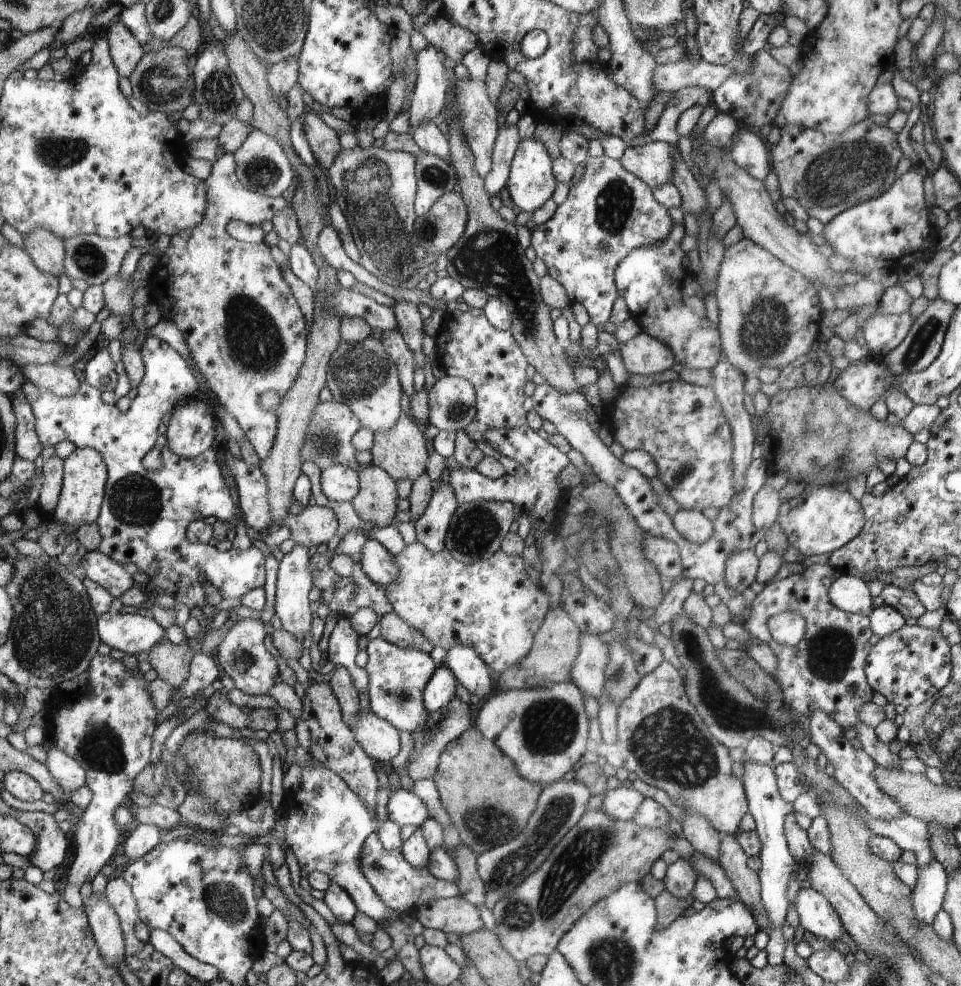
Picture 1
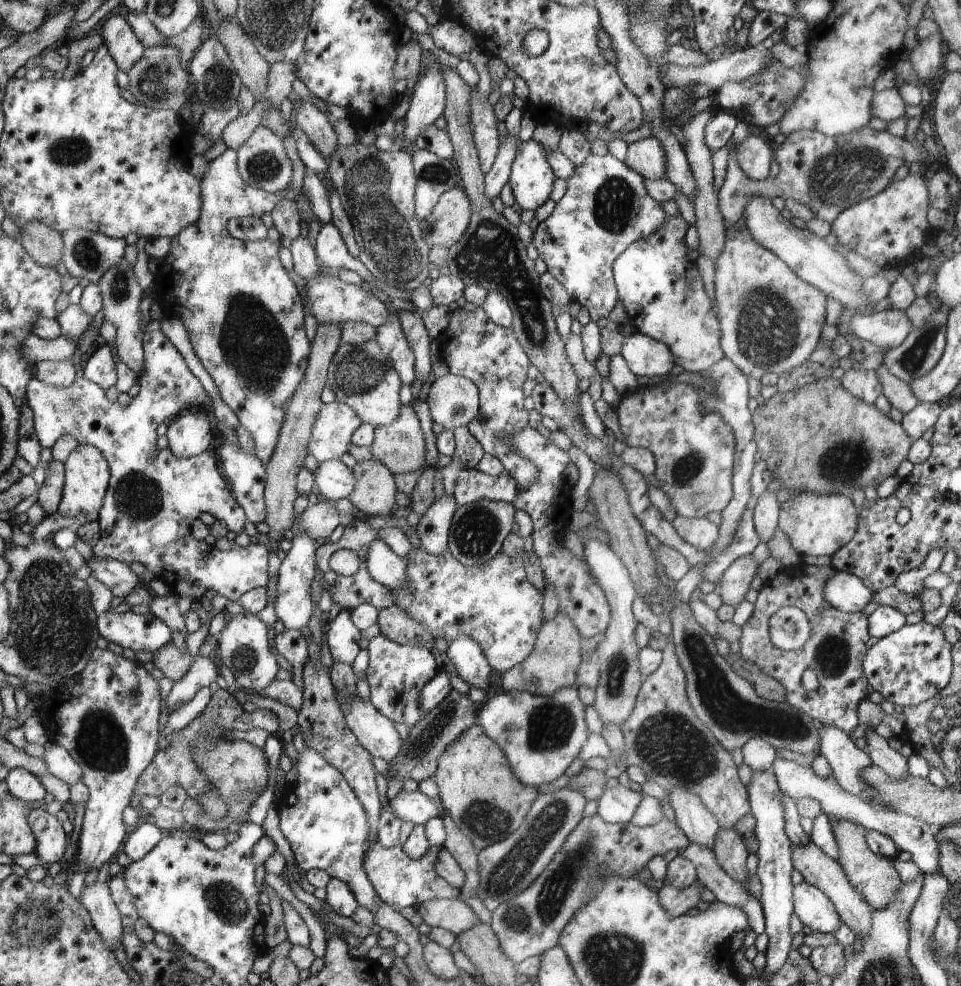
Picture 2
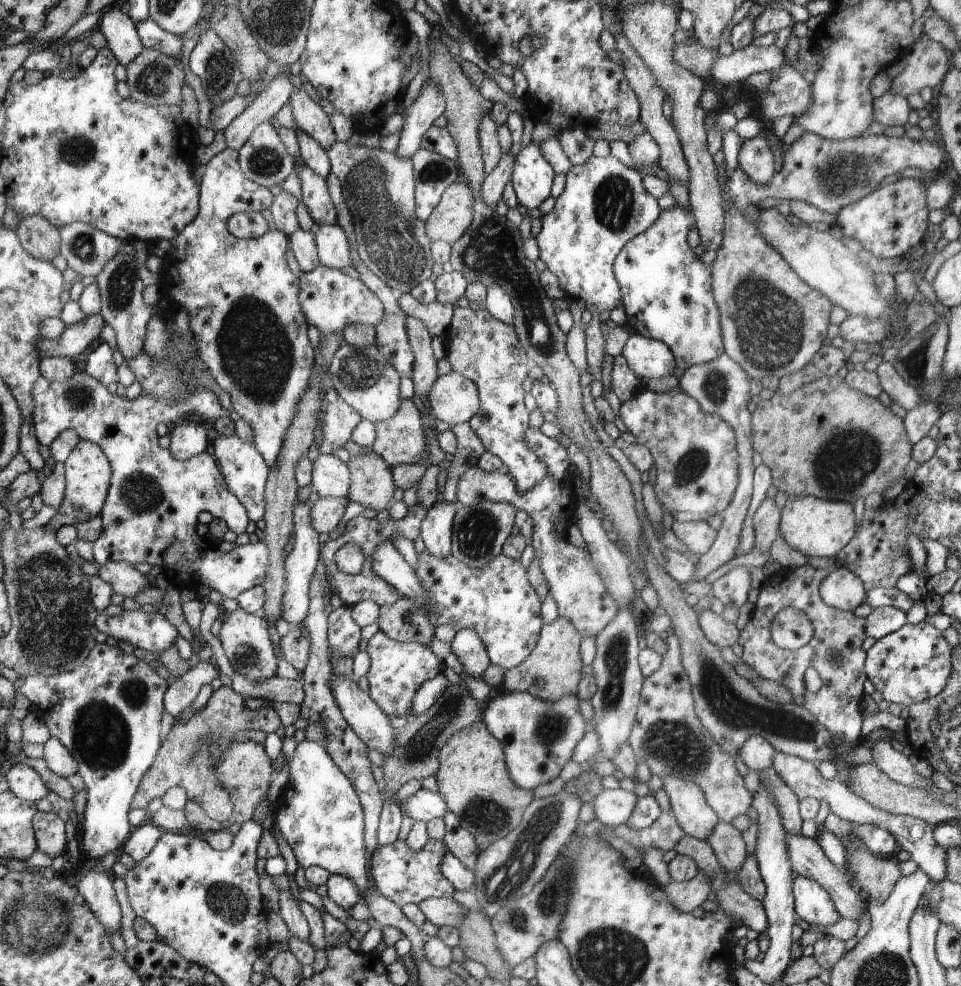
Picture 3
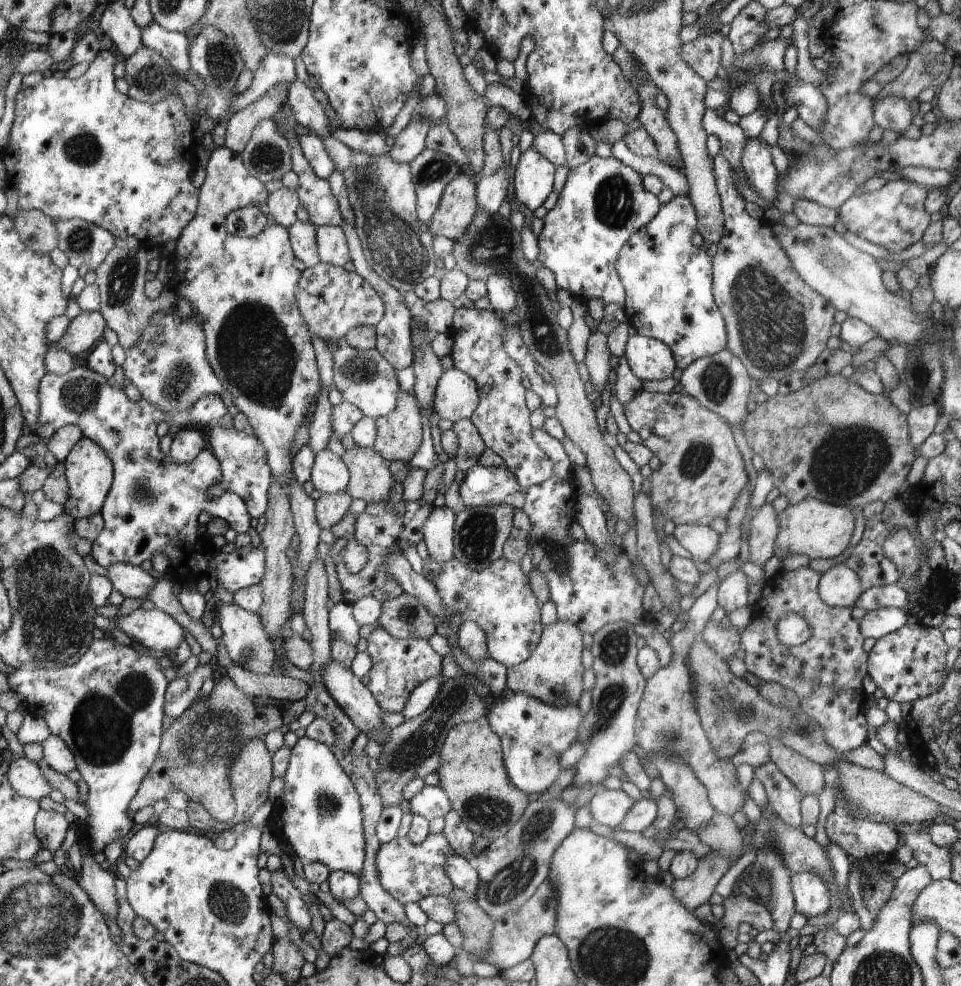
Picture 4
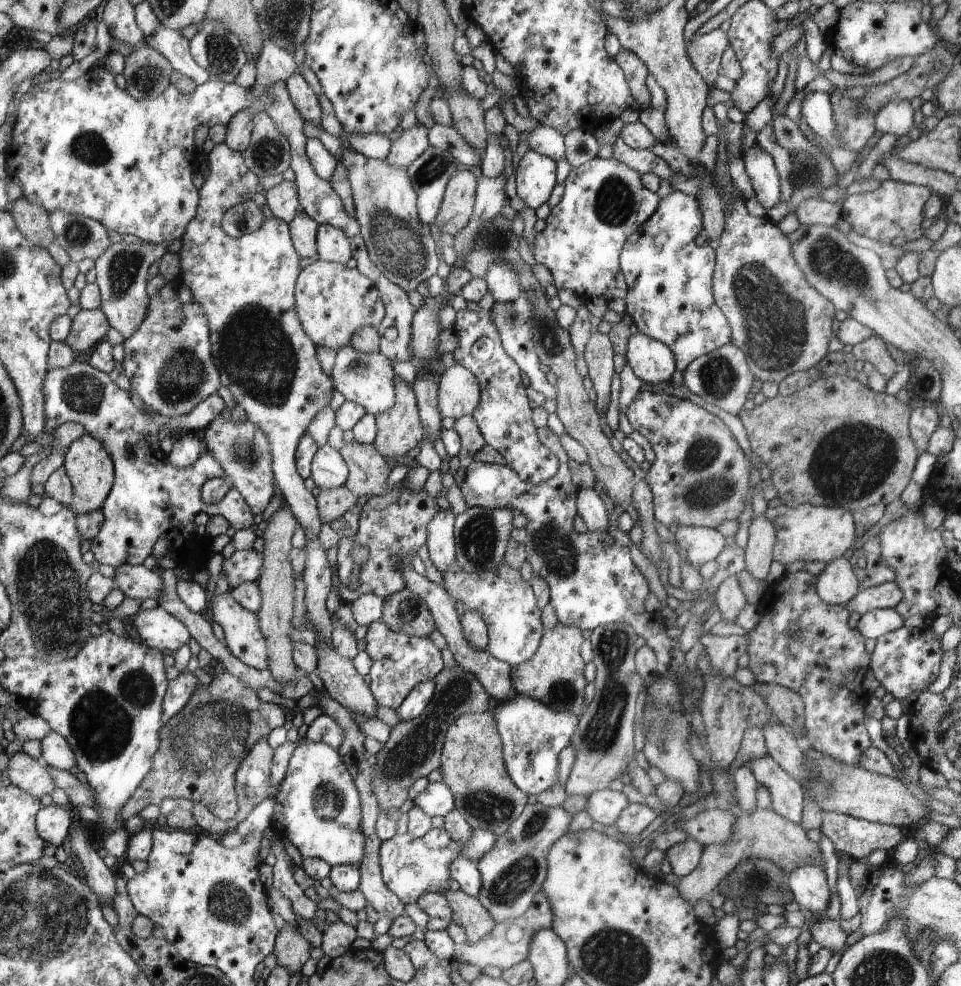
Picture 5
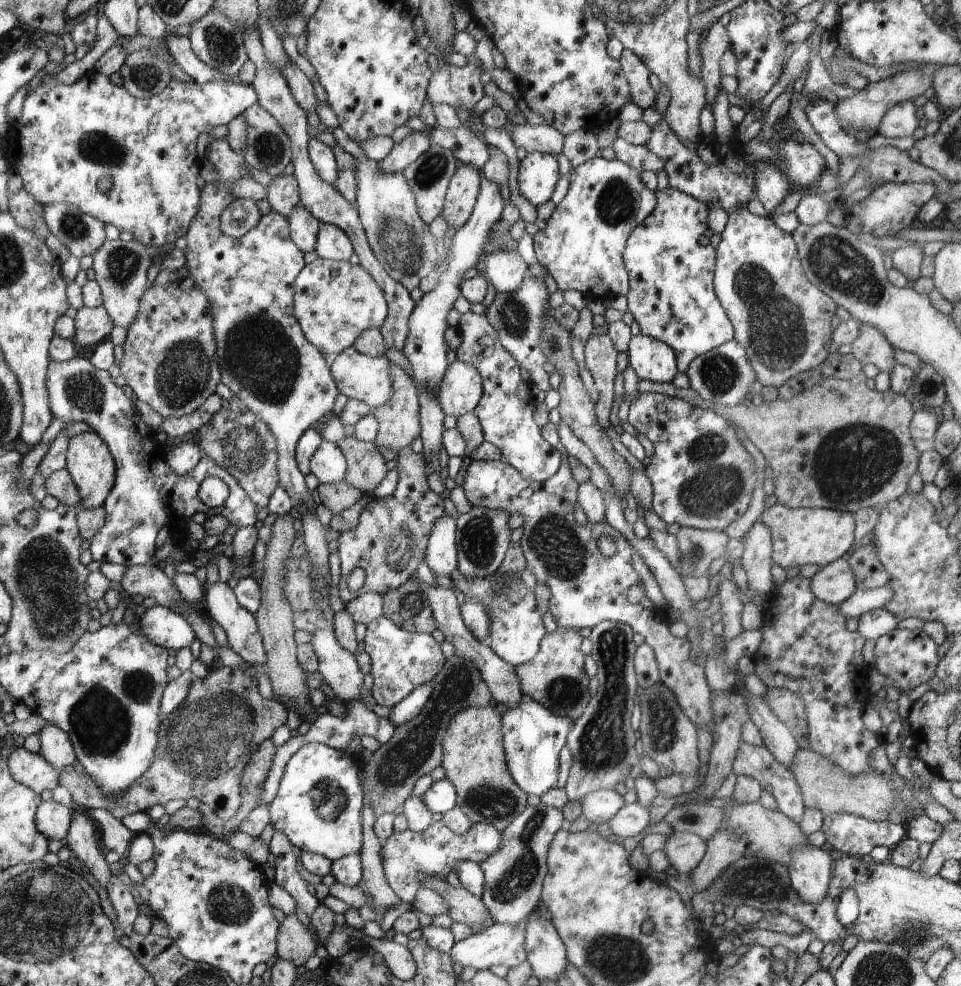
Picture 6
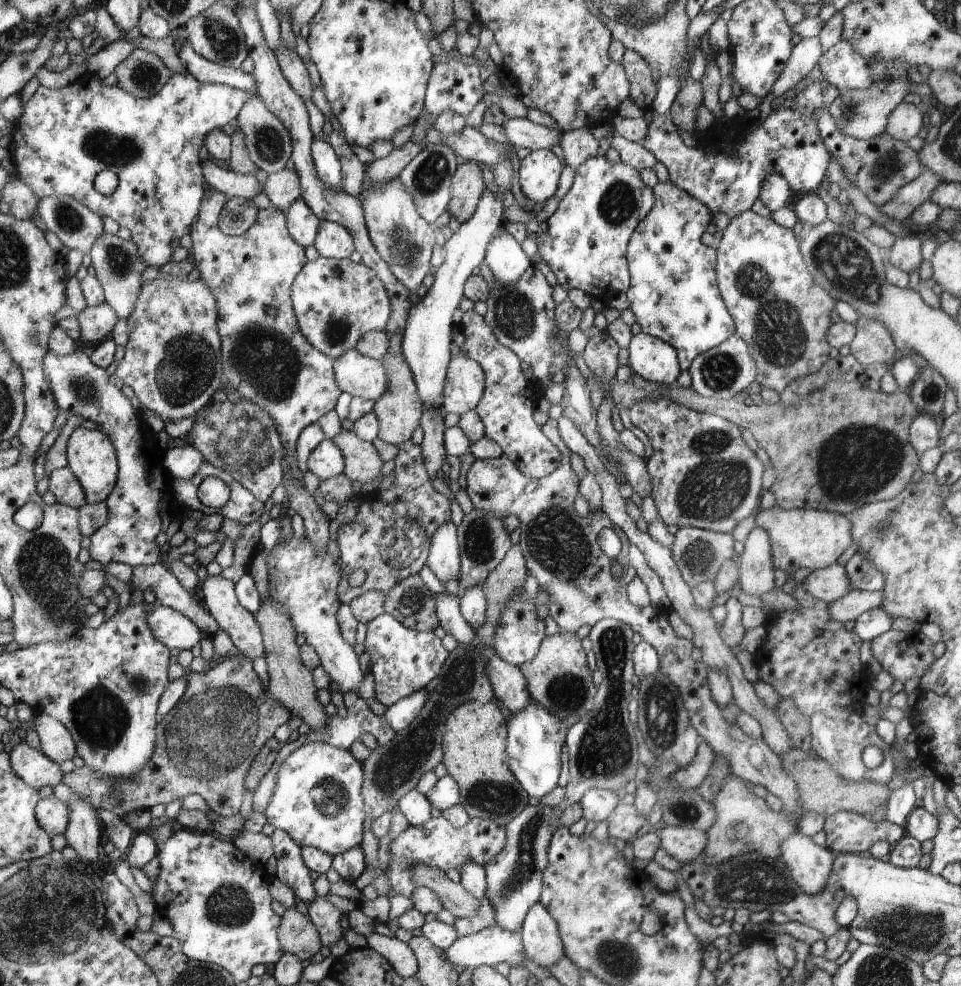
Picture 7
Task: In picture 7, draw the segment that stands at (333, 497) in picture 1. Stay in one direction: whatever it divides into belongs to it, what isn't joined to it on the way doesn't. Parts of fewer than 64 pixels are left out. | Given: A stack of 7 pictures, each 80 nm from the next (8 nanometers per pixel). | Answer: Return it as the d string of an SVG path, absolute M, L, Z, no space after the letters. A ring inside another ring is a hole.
M325 439L308 456L307 468L318 476L320 481L327 480L343 474L346 469L346 459L339 446L336 446L332 440Z

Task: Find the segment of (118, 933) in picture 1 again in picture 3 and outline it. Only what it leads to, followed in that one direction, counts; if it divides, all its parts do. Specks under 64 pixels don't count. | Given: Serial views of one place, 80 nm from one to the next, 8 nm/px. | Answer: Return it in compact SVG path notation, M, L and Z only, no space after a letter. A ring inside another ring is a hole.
M89 870L76 886L84 902L95 912L108 934L120 931L121 907L116 899L114 880L109 878L108 872Z

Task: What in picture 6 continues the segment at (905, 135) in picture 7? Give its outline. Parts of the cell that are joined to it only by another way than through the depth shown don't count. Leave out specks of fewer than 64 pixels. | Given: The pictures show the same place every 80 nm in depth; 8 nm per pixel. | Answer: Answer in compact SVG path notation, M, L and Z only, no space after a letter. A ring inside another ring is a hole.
M906 101L887 112L880 122L878 138L902 138L912 136L919 128L920 120L916 116L917 107L912 101Z

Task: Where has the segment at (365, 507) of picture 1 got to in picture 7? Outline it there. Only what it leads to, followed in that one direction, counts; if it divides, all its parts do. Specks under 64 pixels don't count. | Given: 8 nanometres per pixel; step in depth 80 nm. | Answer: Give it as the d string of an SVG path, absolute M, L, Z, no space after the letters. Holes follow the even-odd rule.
M344 429L334 436L332 442L343 452L343 457L346 459L346 469L343 474L354 486L360 488L380 478L382 474L380 468L384 462L372 442L364 441L353 431Z

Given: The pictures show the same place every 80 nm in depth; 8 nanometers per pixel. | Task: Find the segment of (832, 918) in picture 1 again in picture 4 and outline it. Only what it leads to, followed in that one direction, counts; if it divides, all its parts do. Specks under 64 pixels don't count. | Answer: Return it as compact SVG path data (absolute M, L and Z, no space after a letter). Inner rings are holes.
M812 872L792 873L790 888L795 901L795 912L808 919L830 910L830 892L826 882Z

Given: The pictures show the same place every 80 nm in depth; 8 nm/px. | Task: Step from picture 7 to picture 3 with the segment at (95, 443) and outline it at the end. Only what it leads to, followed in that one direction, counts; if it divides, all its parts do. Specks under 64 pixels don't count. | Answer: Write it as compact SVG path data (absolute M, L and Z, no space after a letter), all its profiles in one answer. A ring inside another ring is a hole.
M81 440L64 464L66 494L57 515L44 526L50 532L56 532L64 525L75 526L78 522L99 516L110 488L112 468L100 446L95 443Z

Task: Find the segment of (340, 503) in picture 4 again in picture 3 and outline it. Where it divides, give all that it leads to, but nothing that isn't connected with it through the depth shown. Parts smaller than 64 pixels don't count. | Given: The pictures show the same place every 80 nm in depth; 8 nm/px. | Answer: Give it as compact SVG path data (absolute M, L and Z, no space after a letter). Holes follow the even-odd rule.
M348 496L341 498L320 497L312 505L312 525L319 534L329 534L342 520L348 506Z

